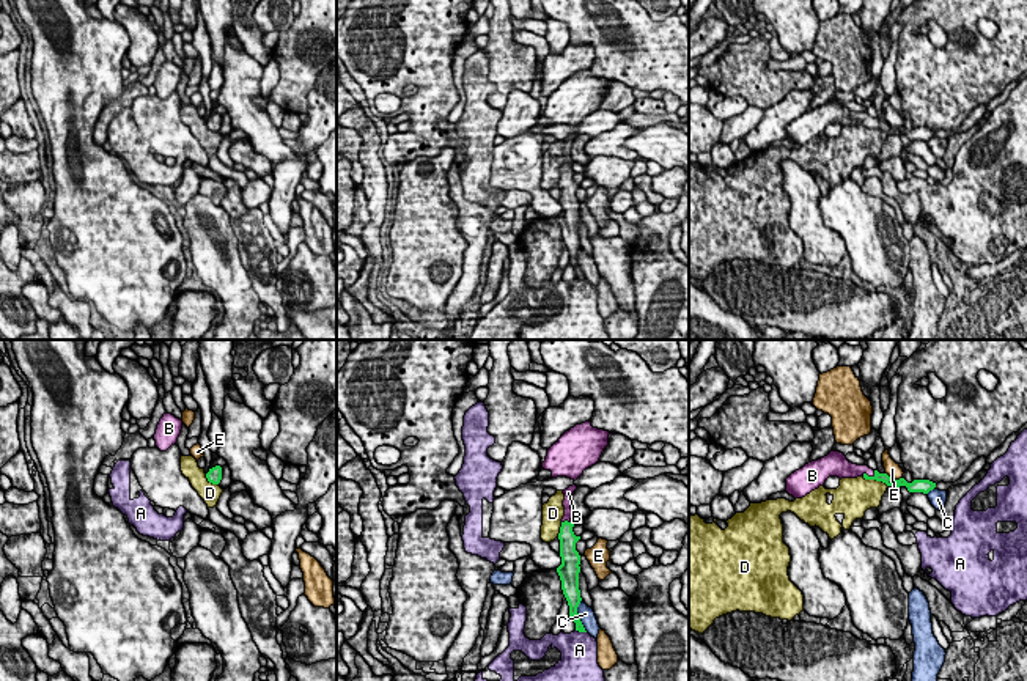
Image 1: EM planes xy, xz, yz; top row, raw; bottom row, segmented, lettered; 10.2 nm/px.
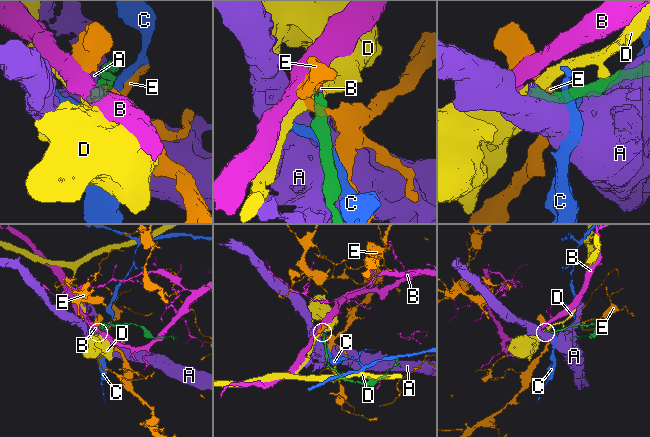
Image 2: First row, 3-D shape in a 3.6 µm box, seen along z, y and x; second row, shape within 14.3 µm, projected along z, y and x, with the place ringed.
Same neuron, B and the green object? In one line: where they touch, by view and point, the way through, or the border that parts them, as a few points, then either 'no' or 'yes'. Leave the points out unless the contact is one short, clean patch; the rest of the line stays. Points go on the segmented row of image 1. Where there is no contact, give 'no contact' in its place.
contact yz (867, 475); way yz (879, 477), (867, 475), (843, 469); yes

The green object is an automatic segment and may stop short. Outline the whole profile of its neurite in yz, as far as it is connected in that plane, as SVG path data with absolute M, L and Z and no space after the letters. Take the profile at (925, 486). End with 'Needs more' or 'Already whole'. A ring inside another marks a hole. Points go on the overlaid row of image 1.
M830 451L827 456L805 464L786 478L786 492L794 499L802 499L812 491L824 486L829 477L857 478L882 481L887 486L906 486L909 492L928 494L936 488L936 483L929 480L914 480L907 483L904 478L892 480L887 473L879 473L868 466L857 466L846 459L840 451Z. Needs more

